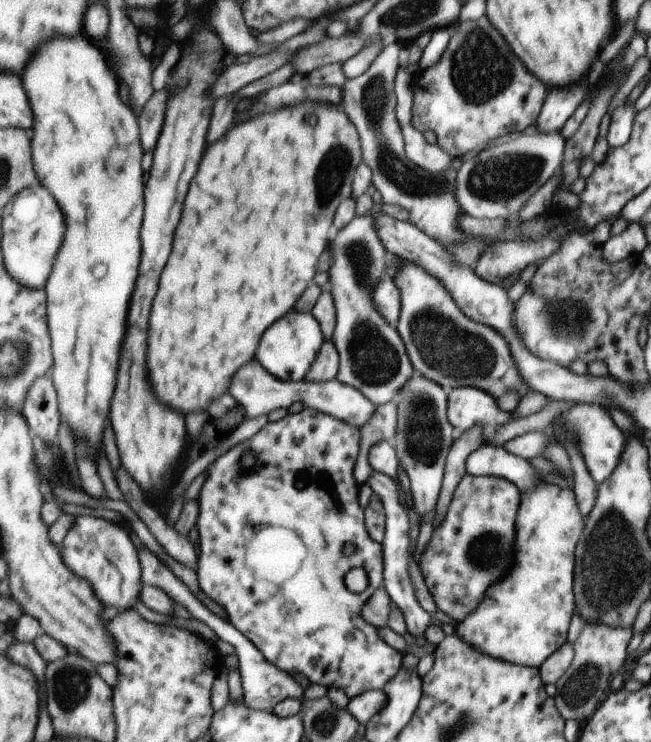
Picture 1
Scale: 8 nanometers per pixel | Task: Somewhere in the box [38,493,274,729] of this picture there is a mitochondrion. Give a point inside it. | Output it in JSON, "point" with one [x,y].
{"point":[72,685]}

